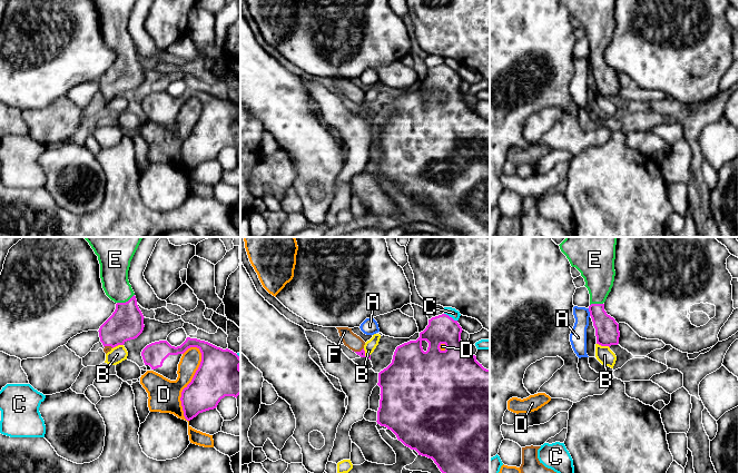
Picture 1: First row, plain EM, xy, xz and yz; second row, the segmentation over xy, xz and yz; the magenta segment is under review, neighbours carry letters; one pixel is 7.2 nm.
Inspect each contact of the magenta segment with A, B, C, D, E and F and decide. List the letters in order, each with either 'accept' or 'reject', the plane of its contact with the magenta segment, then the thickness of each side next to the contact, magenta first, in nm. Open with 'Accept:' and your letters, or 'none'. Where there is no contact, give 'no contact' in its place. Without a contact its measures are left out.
Accept: E, F
A: reject; contact in yz; calibres 180 and 130 nm
B: reject; contact in yz; calibres 180 and 120 nm
C: reject; contact in xz; calibres 200 and 70 nm
D: reject; contact in xy; calibres 320 and 220 nm
E: accept; contact in xy; calibres 240 and 200 nm
F: accept; contact in xz; calibres 50 and 110 nm

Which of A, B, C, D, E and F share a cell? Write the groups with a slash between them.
A / B / C / D / E F

